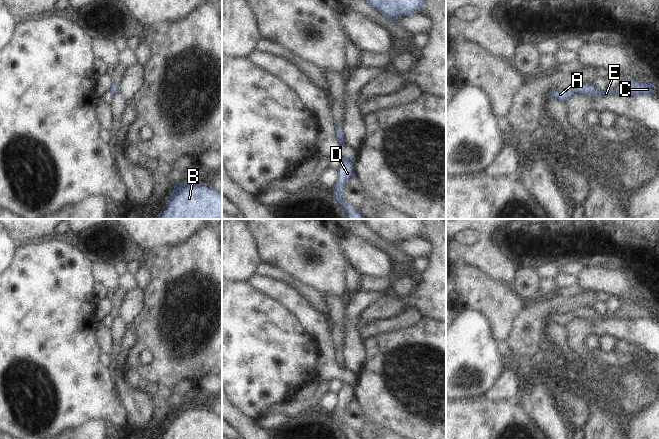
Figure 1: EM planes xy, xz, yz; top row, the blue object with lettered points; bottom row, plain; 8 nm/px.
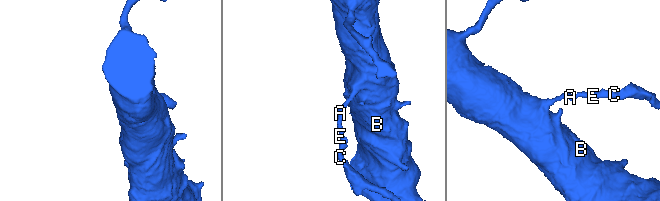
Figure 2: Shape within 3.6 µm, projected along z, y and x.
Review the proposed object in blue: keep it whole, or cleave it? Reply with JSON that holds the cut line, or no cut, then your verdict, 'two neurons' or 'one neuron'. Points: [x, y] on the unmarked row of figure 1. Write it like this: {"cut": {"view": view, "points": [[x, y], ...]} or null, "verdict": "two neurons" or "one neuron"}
{"cut": null, "verdict": "one neuron"}

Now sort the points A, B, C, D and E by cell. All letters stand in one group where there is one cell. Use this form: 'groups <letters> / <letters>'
groups A B C D E

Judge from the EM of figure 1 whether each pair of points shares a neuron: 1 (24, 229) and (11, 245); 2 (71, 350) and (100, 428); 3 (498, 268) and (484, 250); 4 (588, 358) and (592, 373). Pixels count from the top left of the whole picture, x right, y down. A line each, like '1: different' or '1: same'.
1: different
2: different
3: same
4: same

